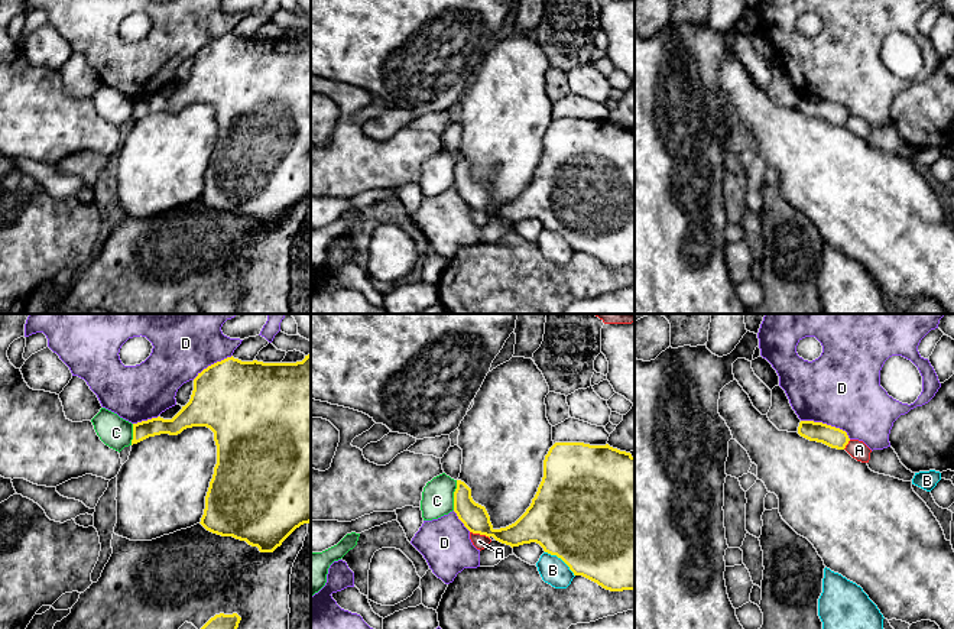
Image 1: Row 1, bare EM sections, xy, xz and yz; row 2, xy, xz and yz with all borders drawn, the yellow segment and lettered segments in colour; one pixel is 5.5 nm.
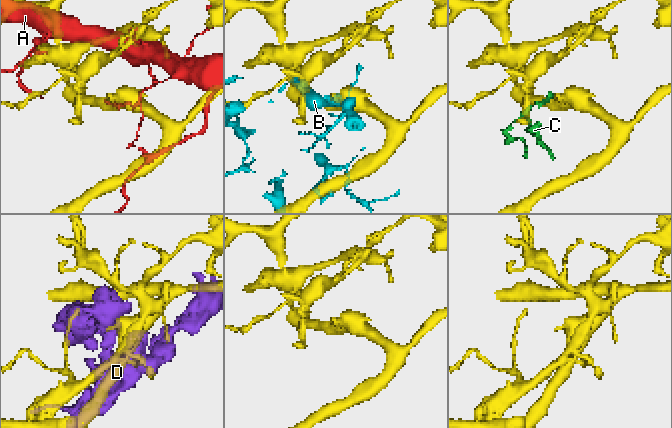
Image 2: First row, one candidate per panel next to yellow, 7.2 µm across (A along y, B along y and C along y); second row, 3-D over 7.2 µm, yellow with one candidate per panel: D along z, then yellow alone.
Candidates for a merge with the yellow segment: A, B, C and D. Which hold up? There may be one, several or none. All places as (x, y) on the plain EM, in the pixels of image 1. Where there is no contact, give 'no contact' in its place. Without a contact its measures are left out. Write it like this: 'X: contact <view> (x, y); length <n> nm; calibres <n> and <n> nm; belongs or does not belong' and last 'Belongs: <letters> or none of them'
A: contact xz (480, 210); length 120 nm; calibres 150 and 80 nm; does not belong
B: contact xz (561, 234); length 220 nm; calibres 500 and 150 nm; does not belong
C: contact xz (454, 171); length 170 nm; calibres 150 and 180 nm; does not belong
D: contact yz (826, 100); length 300 nm; calibres 120 and 440 nm; does not belong
Belongs: none of them

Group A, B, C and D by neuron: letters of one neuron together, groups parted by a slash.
A / B / C / D

